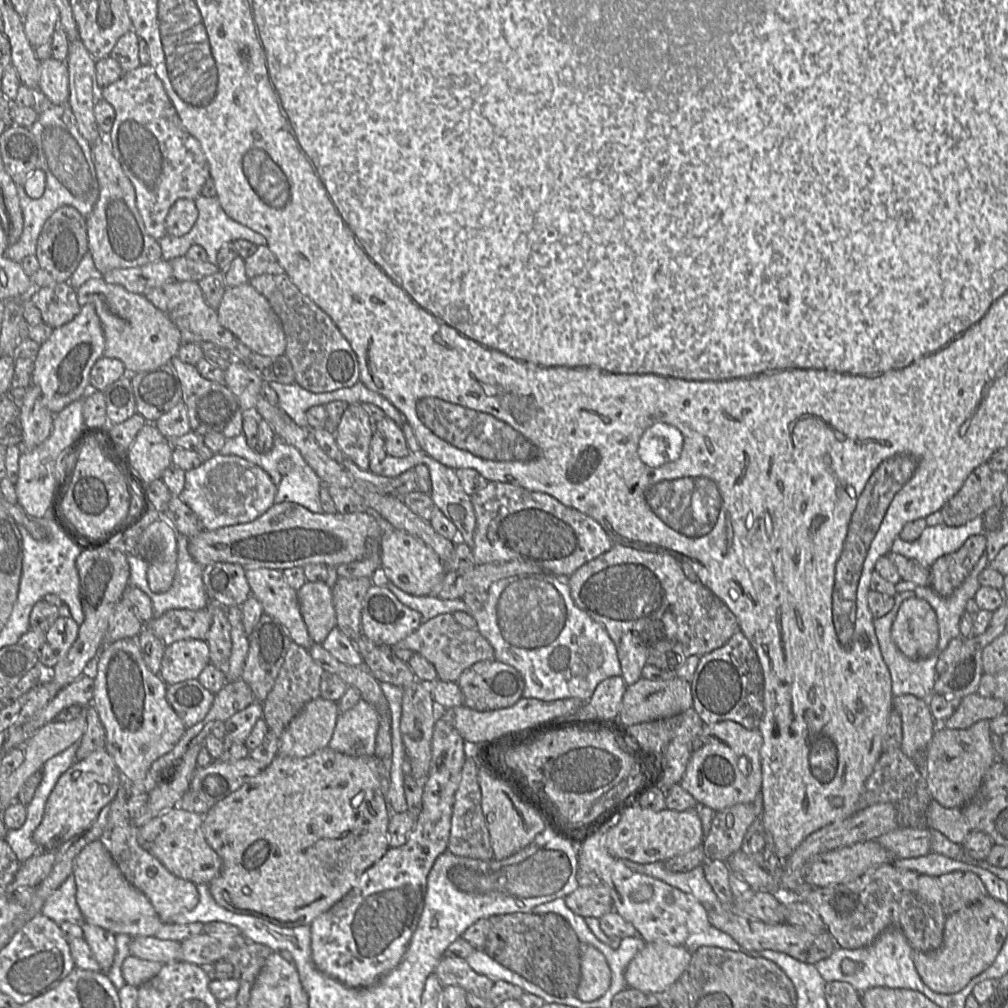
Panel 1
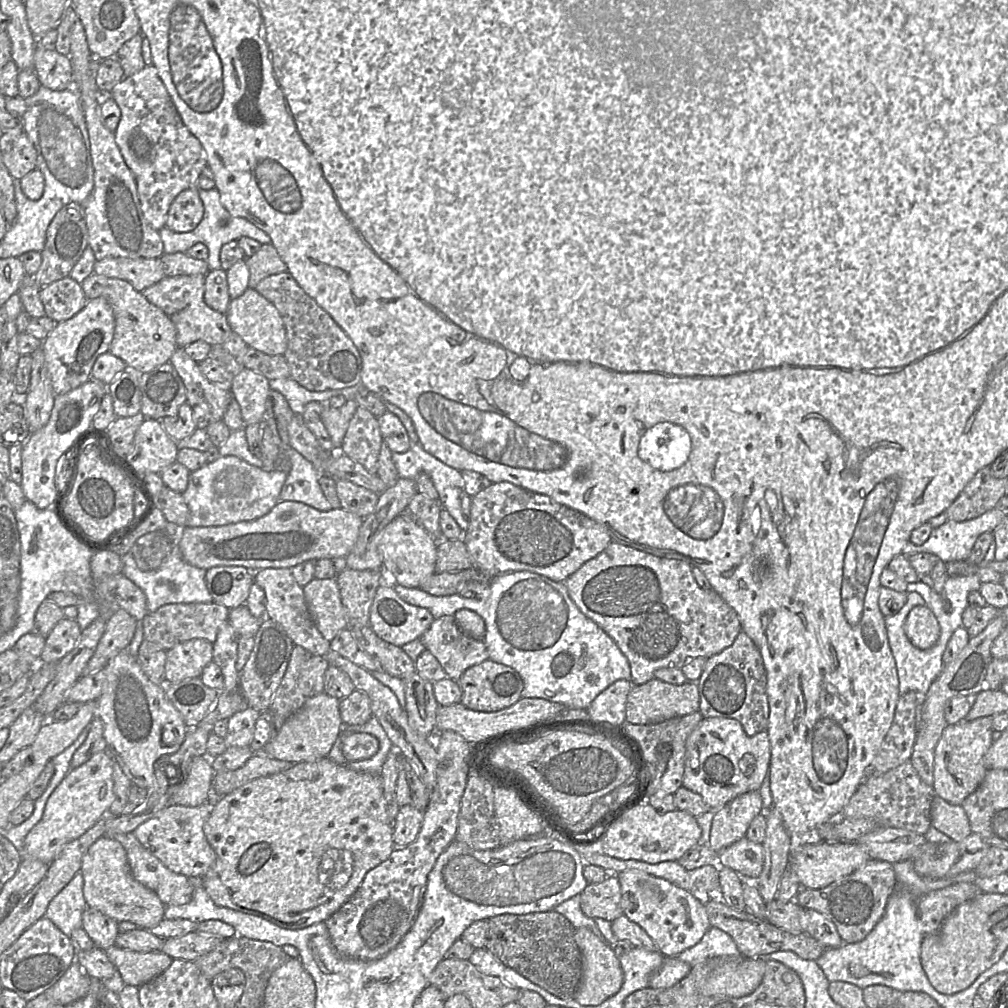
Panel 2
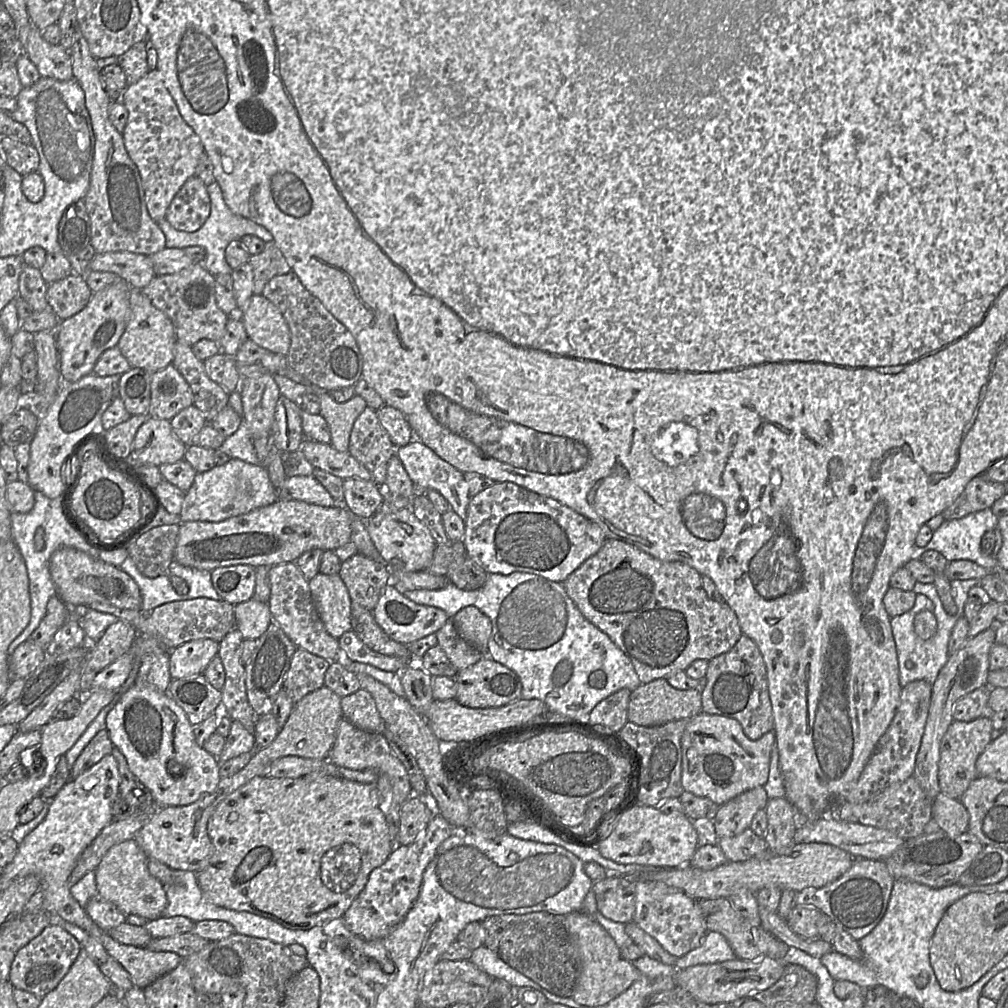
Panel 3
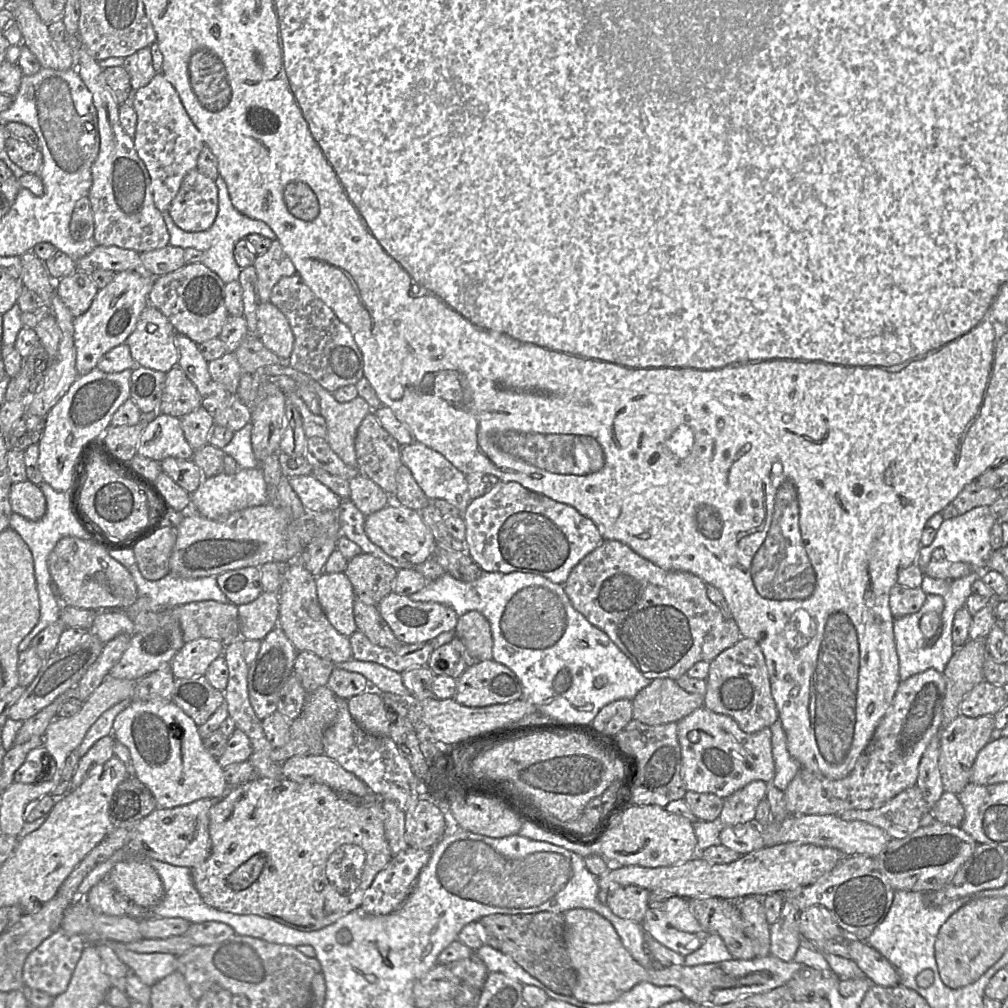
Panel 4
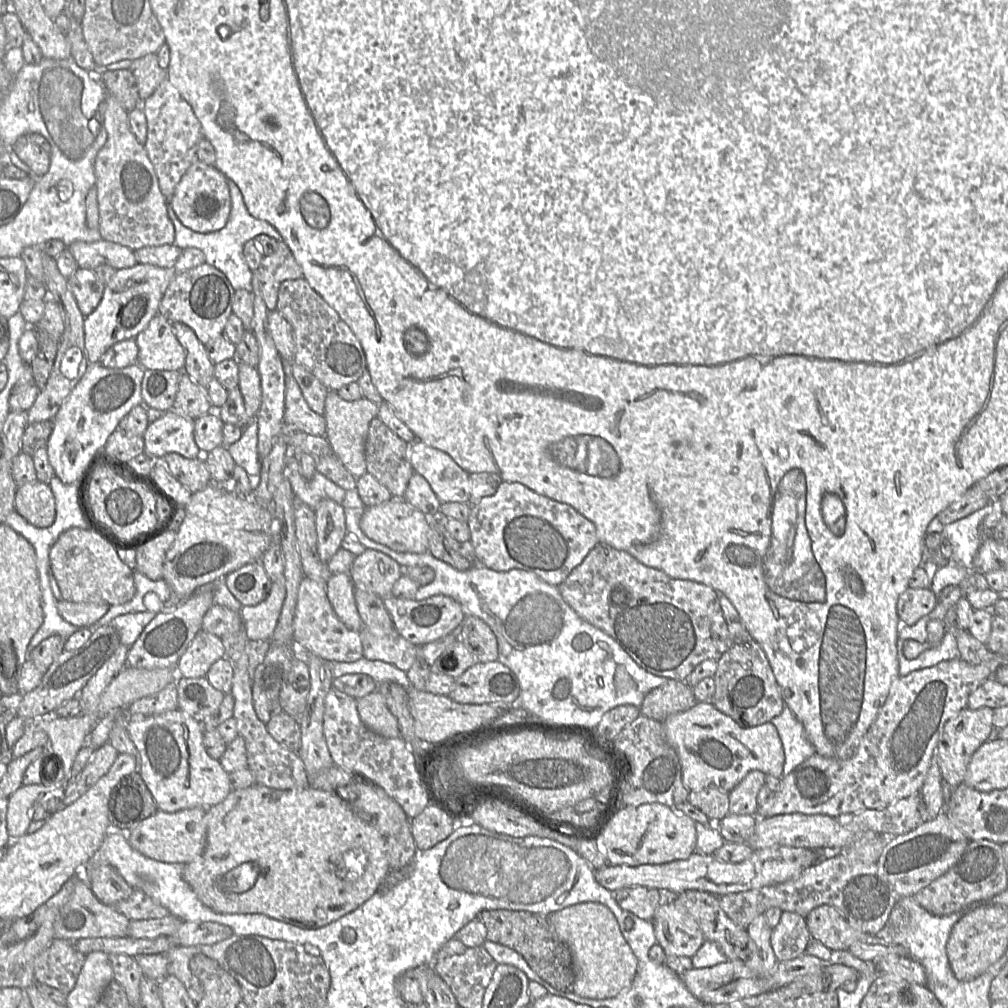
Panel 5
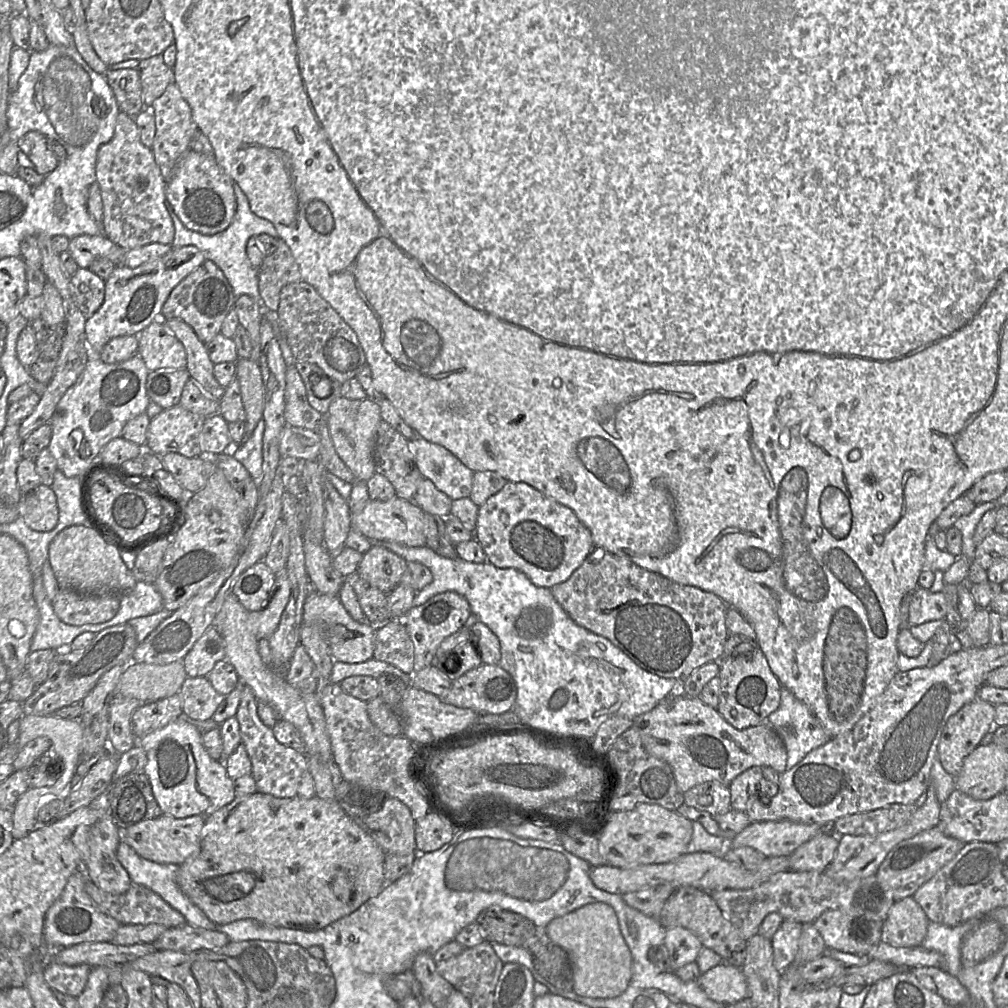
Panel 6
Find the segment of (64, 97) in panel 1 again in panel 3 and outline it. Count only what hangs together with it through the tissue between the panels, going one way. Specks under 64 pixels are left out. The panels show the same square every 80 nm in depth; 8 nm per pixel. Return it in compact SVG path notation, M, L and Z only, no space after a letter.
M31 22L23 52L36 66L41 77L68 81L73 78L70 51L60 44L52 45L44 40L39 29Z

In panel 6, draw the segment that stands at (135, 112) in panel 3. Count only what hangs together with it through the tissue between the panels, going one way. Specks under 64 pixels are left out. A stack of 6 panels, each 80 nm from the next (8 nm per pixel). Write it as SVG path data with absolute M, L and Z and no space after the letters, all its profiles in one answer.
M176 84L168 85L164 93L152 103L151 107L156 126L151 151L167 184L168 179L174 175L174 167L177 162L185 152L190 150L190 142L198 127L193 120L190 106L182 97Z

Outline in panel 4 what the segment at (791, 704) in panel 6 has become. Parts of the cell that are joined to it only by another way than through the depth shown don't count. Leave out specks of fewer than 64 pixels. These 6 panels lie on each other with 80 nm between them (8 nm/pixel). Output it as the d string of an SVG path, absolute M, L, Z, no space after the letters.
M778 719L770 726L772 732L772 756L775 773L771 783L784 791L801 765L788 752L785 731Z

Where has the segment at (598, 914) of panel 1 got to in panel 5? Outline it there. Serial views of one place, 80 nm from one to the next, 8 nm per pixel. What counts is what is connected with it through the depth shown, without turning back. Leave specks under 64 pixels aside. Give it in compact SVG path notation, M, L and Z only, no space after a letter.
M628 887L611 892L623 910L643 920L652 920L657 908L666 898L662 891L646 887Z

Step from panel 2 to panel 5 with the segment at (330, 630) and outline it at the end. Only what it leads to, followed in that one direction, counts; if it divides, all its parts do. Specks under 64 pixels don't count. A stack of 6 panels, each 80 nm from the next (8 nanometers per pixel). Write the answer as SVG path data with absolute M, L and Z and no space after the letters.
M332 574L325 587L328 600L338 618L348 629L360 631L363 626L356 606L355 587L349 575Z

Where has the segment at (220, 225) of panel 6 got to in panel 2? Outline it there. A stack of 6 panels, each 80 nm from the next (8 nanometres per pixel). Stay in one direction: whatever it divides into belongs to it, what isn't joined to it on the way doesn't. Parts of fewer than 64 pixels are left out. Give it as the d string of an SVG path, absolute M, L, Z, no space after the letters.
M192 186L178 194L170 205L166 226L175 232L190 232L198 226L203 214L199 188Z

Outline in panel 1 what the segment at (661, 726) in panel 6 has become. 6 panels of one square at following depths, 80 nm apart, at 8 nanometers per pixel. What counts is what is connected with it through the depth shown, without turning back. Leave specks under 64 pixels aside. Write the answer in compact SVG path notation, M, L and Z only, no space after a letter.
M732 720L704 724L701 734L692 743L692 753L679 784L696 799L698 805L707 806L715 812L739 803L753 803L762 787L762 745L763 736L758 729L747 729Z

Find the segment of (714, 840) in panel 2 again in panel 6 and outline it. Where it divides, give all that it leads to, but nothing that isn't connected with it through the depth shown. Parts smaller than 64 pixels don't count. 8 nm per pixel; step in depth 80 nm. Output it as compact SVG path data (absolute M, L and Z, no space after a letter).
M752 766L736 776L728 785L731 809L746 811L758 794L758 784L763 778L763 768Z

